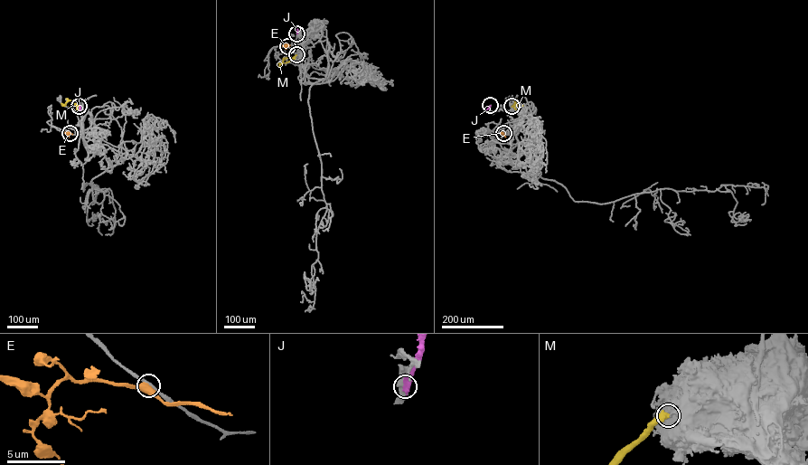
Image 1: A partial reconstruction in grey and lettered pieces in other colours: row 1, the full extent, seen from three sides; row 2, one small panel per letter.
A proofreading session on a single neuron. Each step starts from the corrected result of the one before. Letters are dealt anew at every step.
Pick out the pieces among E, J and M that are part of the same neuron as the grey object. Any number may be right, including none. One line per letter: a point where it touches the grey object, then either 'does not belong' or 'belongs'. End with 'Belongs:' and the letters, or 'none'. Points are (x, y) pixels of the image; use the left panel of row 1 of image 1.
E: contact (70, 133); does not belong
J: contact (79, 105); does not belong
M: contact (79, 106); does not belong
Belongs: none

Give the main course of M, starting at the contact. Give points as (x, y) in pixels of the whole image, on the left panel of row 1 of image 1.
M: (79, 106), (70, 100), (65, 105), (61, 103)

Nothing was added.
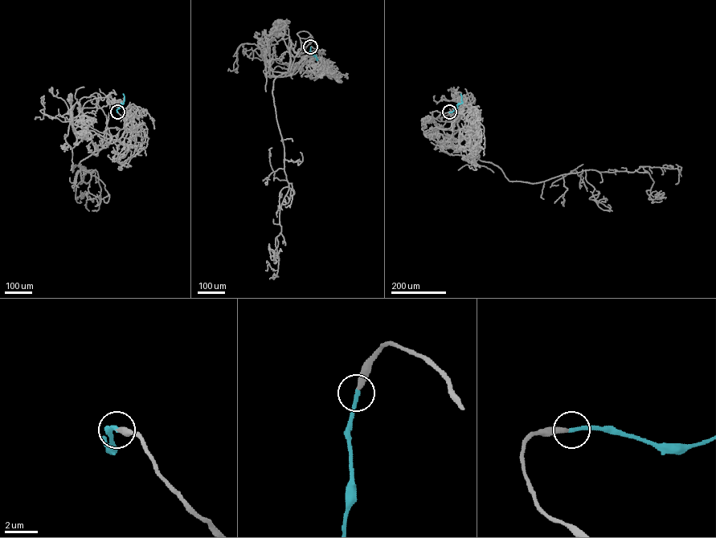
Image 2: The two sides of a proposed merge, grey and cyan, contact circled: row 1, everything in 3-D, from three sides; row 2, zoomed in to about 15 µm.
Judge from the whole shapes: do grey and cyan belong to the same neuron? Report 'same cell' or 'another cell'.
same cell

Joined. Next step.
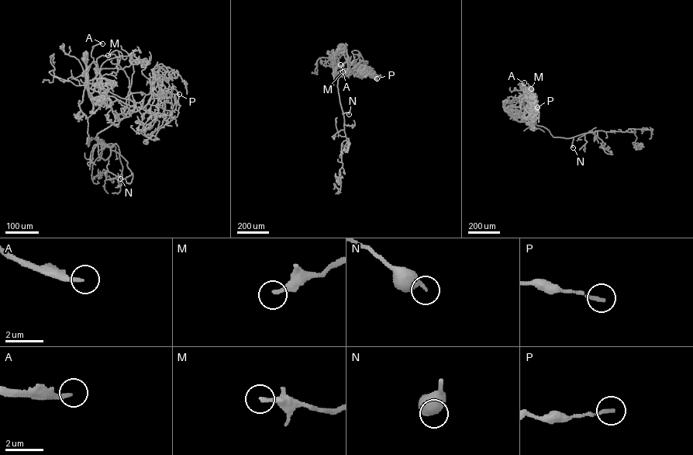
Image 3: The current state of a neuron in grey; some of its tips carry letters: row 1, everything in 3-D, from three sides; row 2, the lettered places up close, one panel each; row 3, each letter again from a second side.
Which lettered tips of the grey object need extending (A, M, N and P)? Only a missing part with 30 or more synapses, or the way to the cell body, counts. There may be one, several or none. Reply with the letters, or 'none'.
A

